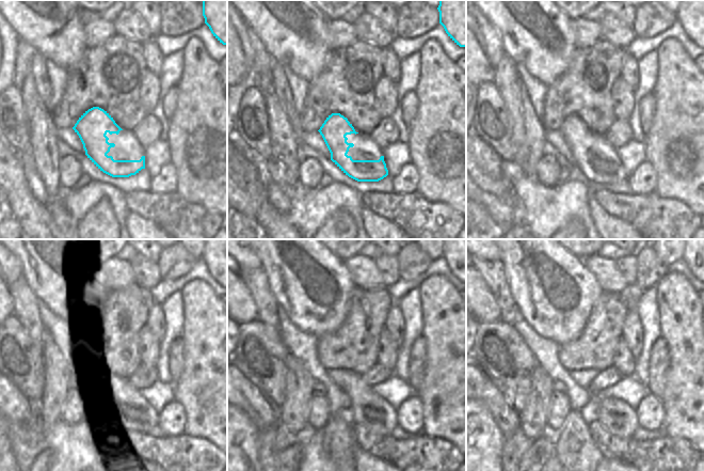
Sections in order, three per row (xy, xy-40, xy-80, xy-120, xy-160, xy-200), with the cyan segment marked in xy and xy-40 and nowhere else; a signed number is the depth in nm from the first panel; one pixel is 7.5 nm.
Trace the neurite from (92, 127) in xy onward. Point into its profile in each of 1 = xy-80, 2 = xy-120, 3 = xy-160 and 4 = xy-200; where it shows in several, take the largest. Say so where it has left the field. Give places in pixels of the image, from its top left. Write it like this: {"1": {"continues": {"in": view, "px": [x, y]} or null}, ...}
{"1": {"continues": {"in": "xy-80", "px": [573, 129]}}, "2": {"continues": {"in": "xy-120", "px": [136, 413]}}, "3": {"continues": {"in": "xy-160", "px": [378, 415]}}, "4": {"continues": {"in": "xy-200", "px": [618, 419]}}}

